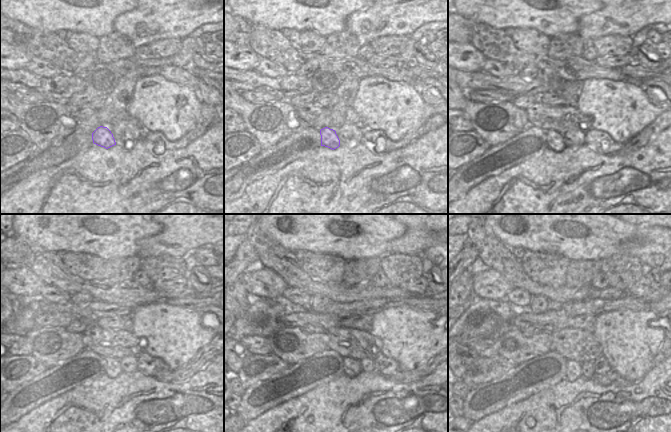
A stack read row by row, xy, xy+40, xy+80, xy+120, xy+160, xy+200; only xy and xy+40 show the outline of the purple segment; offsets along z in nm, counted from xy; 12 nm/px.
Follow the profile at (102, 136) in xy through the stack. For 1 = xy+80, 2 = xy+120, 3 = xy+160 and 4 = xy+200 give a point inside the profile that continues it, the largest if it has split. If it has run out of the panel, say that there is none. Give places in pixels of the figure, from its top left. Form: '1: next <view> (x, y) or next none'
1: next xy+80 (555, 141)
2: next xy+120 (112, 368)
3: next xy+160 (352, 367)
4: next xy+200 (574, 372)

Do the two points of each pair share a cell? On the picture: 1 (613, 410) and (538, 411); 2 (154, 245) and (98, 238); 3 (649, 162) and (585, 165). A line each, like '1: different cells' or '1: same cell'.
1: same cell
2: different cells
3: same cell

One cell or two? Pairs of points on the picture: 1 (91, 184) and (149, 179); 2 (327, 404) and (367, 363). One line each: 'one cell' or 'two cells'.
1: one cell
2: two cells

